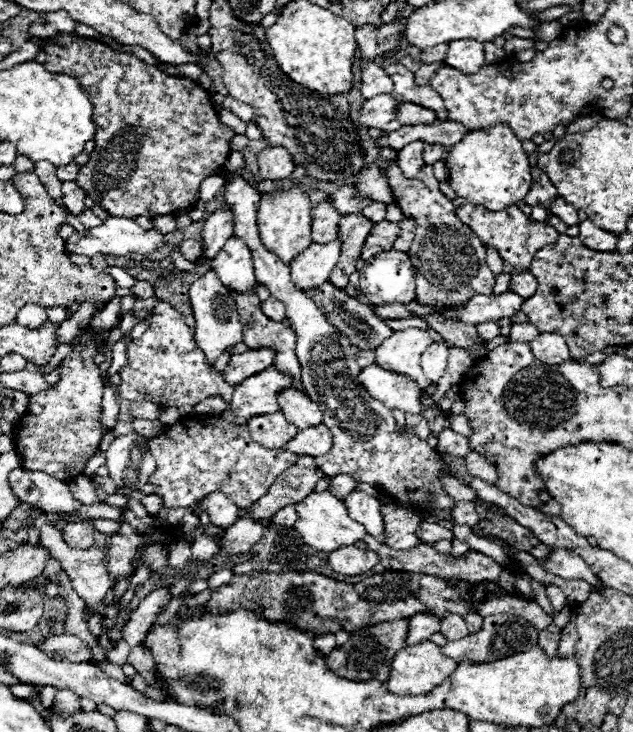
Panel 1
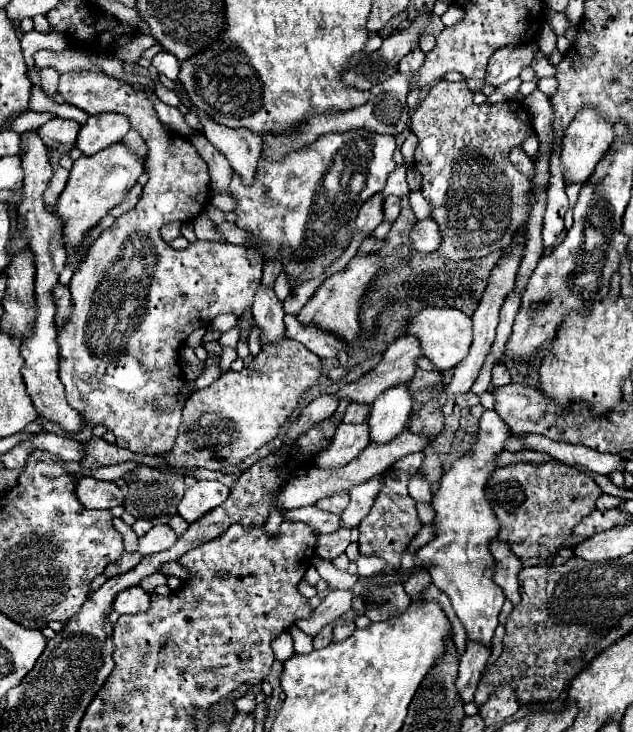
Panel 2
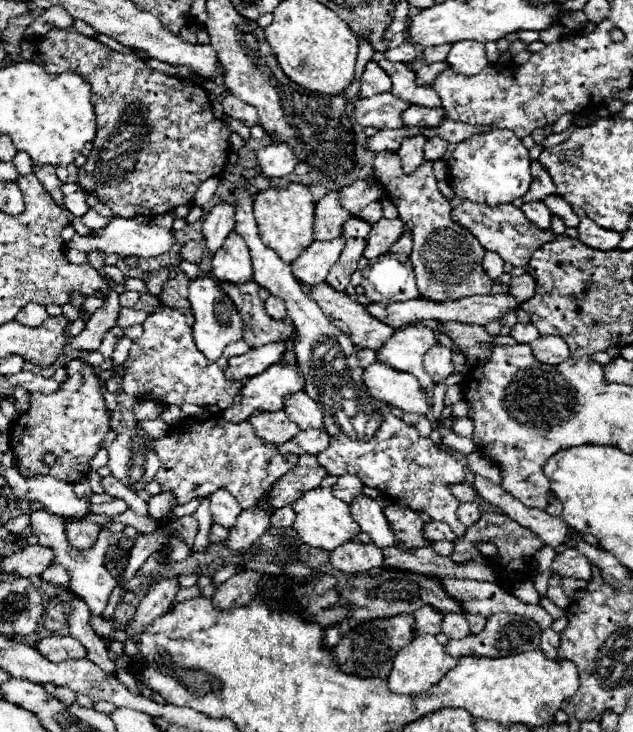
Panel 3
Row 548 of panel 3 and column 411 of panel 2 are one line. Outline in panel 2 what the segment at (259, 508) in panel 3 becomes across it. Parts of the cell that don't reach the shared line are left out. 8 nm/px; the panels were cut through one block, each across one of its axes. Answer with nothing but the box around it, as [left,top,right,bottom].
[410,218,442,252]

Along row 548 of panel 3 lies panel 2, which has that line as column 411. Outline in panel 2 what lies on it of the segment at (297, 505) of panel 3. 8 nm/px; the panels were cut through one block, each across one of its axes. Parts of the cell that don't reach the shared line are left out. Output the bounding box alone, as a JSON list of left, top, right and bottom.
[406,308,472,370]

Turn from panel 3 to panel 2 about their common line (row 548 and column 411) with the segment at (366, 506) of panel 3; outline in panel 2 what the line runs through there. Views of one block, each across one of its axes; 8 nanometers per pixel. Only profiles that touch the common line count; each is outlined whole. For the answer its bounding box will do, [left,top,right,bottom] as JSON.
[368,382,412,444]

